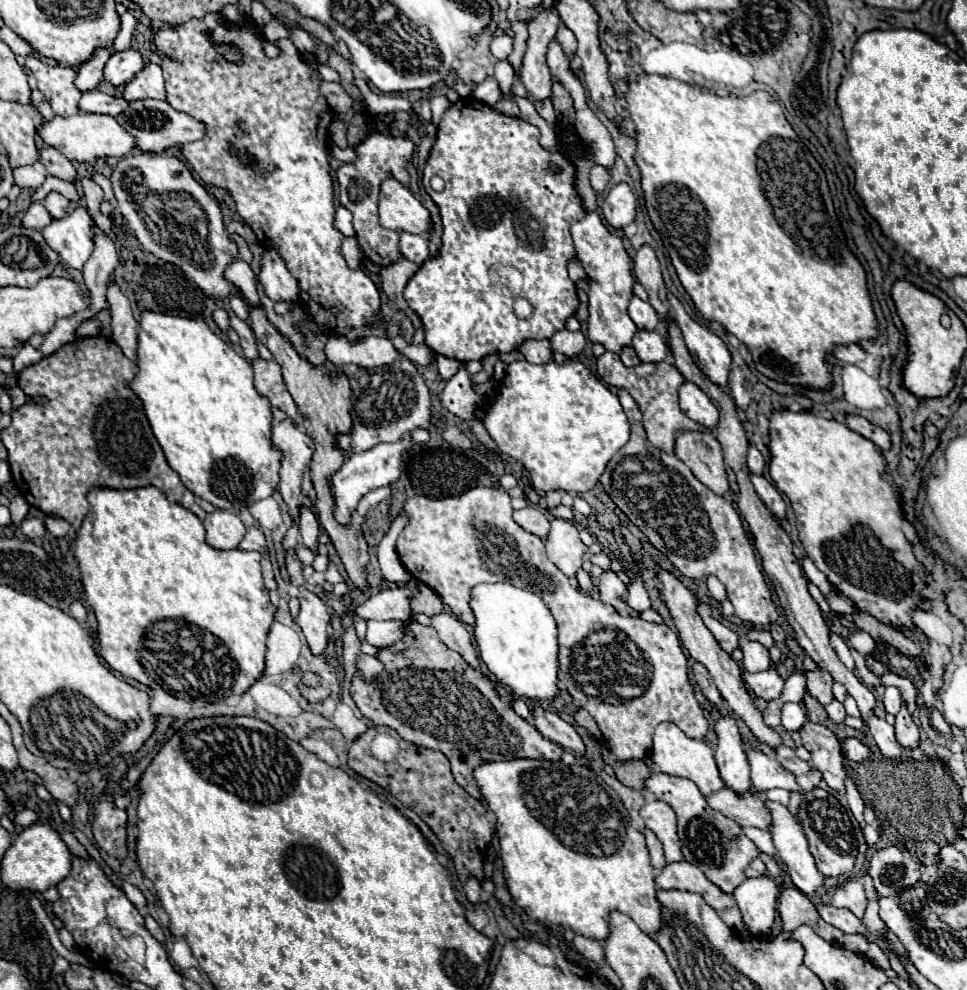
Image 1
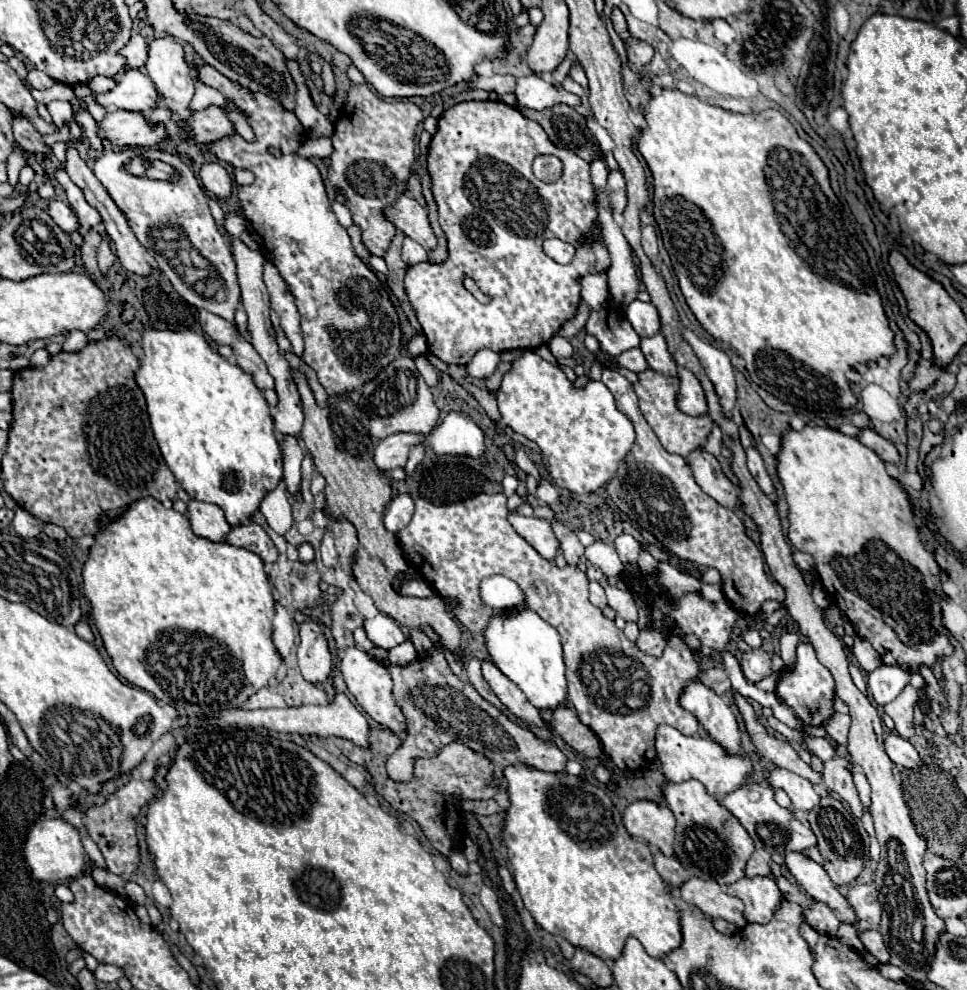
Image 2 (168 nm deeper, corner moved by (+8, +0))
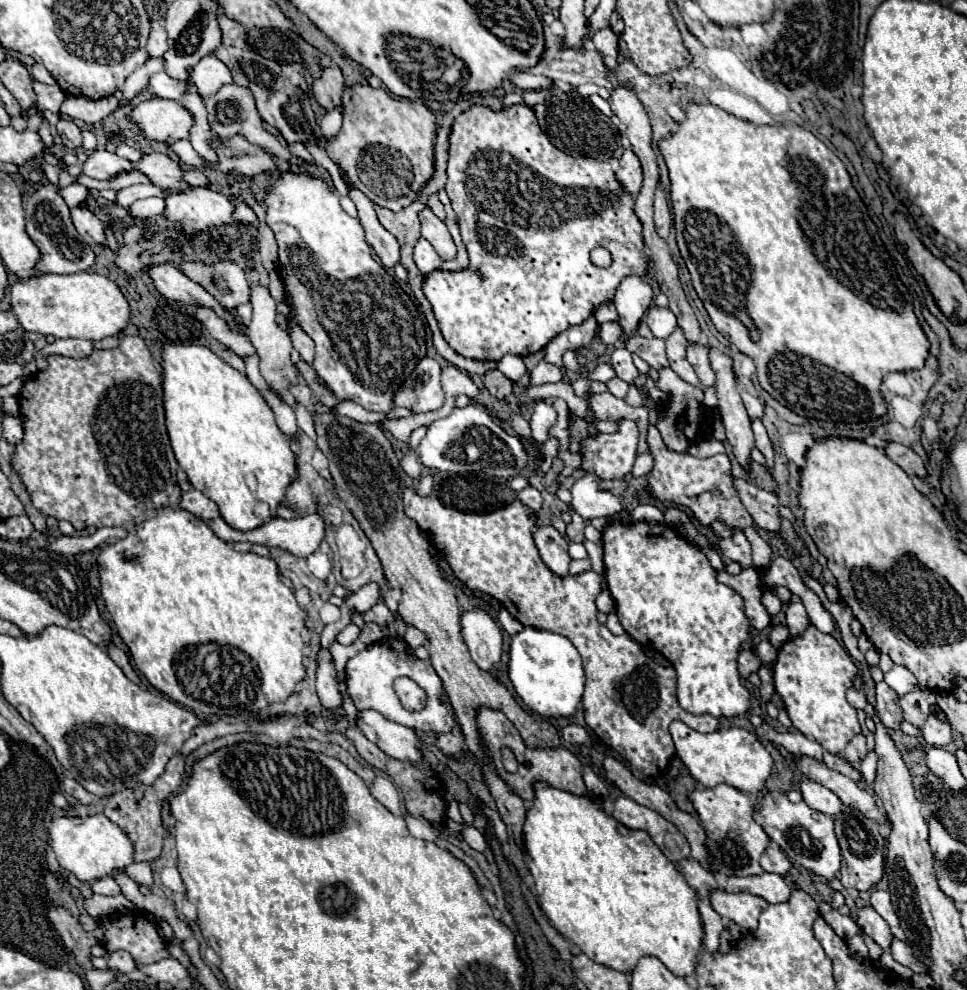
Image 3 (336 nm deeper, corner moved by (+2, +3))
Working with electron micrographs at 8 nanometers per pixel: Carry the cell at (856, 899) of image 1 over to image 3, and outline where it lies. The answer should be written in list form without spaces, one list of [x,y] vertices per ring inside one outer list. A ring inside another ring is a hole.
[[[875,890],[873,896],[871,896],[871,906],[887,920],[887,924],[891,926],[891,932],[895,934],[895,938],[905,940],[905,930],[903,930],[901,924],[899,924],[899,918],[897,918],[897,912],[895,912],[895,908],[893,908],[893,904],[891,904],[889,892]]]

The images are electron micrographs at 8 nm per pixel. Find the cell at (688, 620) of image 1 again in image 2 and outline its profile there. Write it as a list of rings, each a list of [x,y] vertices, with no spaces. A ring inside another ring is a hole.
[[[733,691],[733,699],[735,699],[735,705],[737,705],[743,721],[745,721],[747,733],[749,733],[753,745],[757,747],[757,751],[761,753],[763,759],[775,763],[777,767],[793,771],[793,773],[809,779],[811,783],[821,783],[821,775],[815,773],[807,763],[803,763],[799,759],[797,751],[789,745],[789,741],[777,739],[777,737],[767,733],[767,729],[759,723],[759,719],[757,719],[751,703],[747,701],[747,697],[743,697],[739,691]]]

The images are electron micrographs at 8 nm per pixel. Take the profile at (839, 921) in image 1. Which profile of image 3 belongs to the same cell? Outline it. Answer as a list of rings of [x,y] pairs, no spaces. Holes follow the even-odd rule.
[[[893,940],[893,944],[891,944],[891,954],[893,954],[893,958],[895,958],[899,964],[911,968],[913,972],[917,972],[917,974],[929,974],[927,964],[923,964],[923,962],[913,954],[913,950],[909,948],[909,944],[905,944],[905,942],[901,942],[901,940]]]

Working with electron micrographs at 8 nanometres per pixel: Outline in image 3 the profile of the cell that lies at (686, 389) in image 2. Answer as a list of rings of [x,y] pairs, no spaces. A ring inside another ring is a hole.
[[[699,342],[687,344],[687,360],[695,368],[697,376],[701,378],[701,384],[705,388],[715,384],[715,372],[709,364],[709,346],[707,344],[699,344]]]

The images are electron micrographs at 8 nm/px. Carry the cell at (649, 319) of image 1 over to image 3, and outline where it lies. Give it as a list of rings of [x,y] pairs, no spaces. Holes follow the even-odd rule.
[[[651,306],[647,310],[645,322],[649,324],[649,328],[653,330],[653,334],[657,338],[667,338],[675,330],[675,326],[677,326],[675,314],[669,308],[659,308],[659,306]]]

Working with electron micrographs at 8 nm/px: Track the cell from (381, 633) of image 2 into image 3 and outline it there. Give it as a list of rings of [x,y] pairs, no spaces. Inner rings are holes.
[[[407,626],[407,632],[405,632],[403,640],[405,640],[411,648],[415,648],[415,646],[427,646],[427,644],[429,644],[427,634],[421,632],[421,630],[417,630],[417,628],[413,628],[413,626]]]

